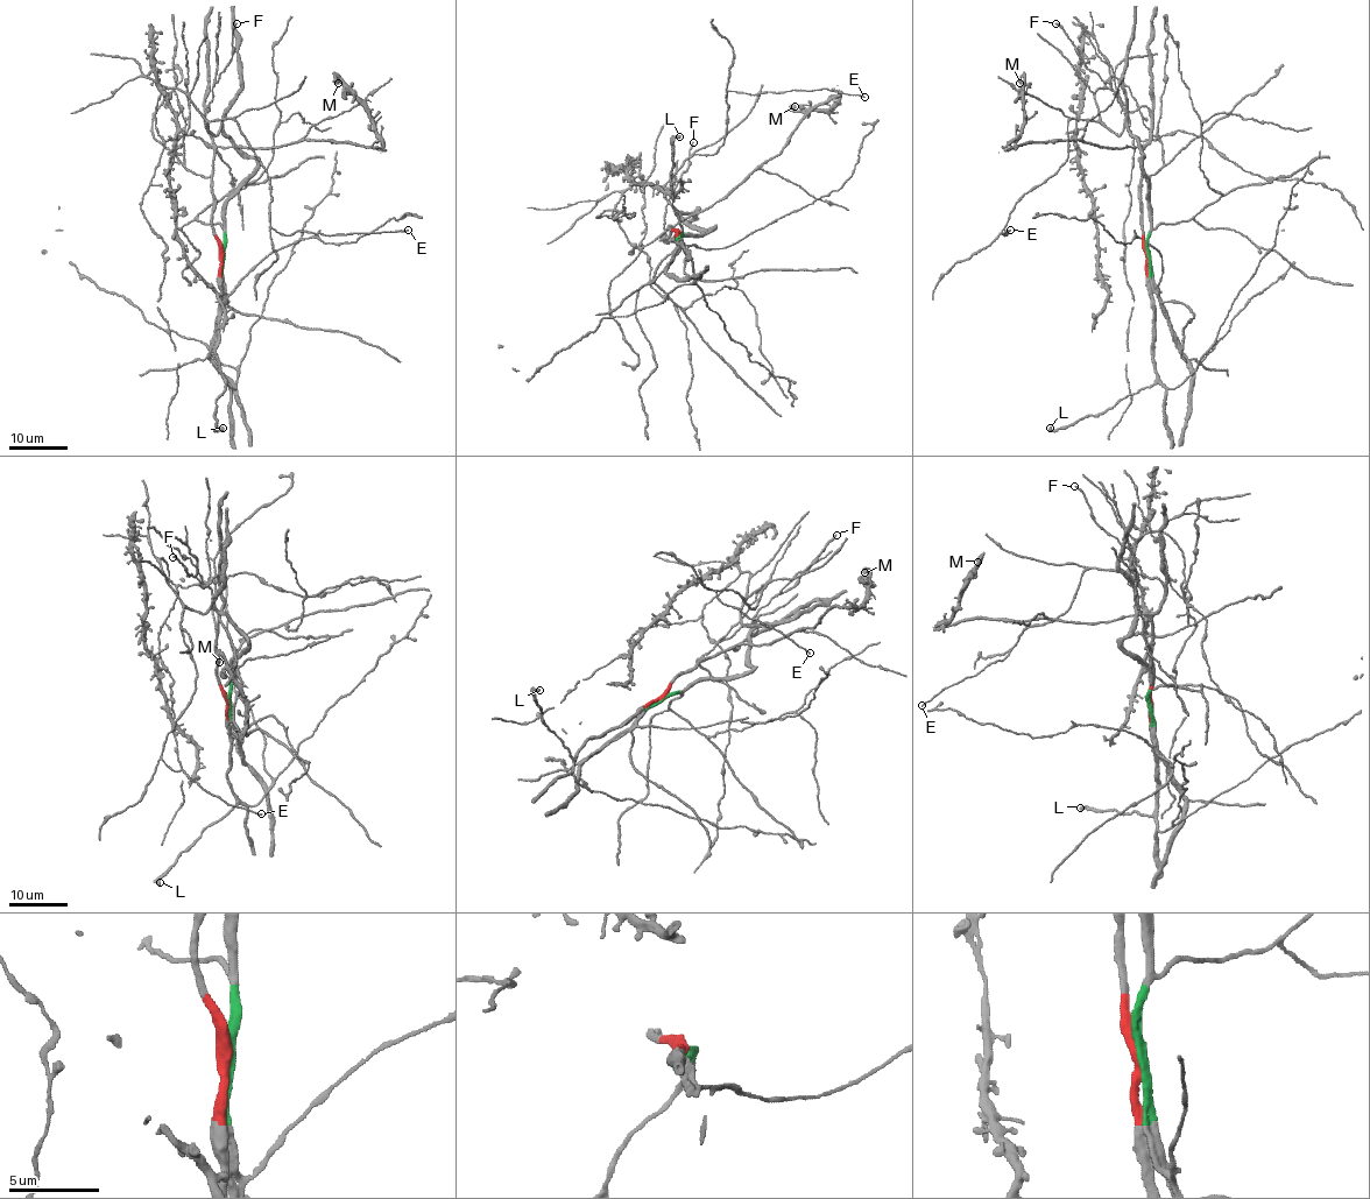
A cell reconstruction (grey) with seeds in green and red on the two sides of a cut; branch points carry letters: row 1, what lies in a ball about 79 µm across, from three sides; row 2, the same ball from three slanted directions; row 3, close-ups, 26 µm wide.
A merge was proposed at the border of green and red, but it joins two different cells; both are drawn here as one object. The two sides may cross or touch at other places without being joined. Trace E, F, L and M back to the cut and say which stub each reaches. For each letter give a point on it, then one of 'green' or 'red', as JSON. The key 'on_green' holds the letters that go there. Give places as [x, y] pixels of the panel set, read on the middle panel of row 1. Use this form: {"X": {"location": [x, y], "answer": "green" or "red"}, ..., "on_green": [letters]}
{"E": {"location": [864, 97], "answer": "green"}, "F": {"location": [693, 142], "answer": "red"}, "L": {"location": [679, 136], "answer": "red"}, "M": {"location": [795, 106], "answer": "red"}, "on_green": ["E"]}

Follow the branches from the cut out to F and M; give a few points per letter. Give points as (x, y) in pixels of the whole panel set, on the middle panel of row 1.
F: (679, 234), (669, 227), (669, 237), (662, 238), (669, 198), (686, 170), (693, 141)
M: (679, 234), (669, 227), (727, 198), (774, 157), (796, 126), (830, 96), (838, 97), (826, 110), (795, 106)

